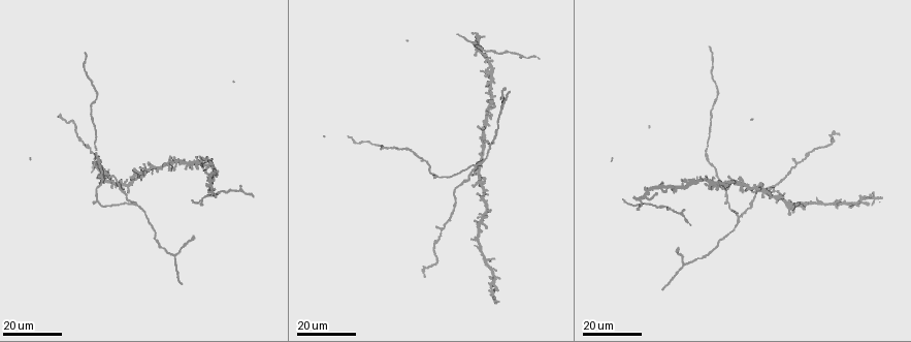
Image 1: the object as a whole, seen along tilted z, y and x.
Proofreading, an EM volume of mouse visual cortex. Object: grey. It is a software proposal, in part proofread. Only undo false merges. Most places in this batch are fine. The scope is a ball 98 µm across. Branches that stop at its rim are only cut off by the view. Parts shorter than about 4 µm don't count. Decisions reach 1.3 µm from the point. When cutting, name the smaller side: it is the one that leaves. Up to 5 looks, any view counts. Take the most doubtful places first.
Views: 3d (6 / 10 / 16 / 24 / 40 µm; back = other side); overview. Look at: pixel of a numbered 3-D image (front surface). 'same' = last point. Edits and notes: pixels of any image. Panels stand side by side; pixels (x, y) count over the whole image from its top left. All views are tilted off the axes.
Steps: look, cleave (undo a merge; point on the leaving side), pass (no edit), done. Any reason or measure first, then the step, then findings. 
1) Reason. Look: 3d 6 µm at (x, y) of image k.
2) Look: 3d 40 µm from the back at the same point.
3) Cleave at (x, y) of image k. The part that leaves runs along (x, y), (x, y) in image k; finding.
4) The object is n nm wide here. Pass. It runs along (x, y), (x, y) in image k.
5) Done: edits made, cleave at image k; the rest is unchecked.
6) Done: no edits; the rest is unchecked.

A fork. Look: 3d 24 µm at (137, 206) of image 1.

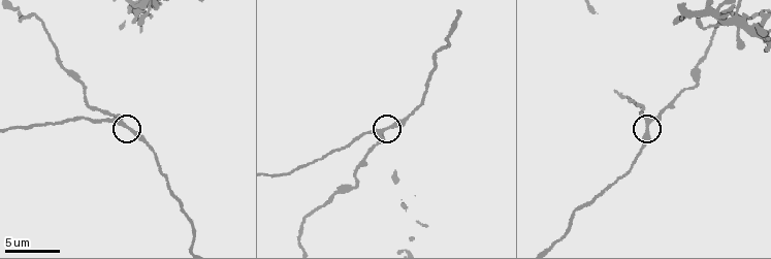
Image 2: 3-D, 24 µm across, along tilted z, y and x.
Zoom in. Look: 3d 6 µm at (119, 124) of image 2.

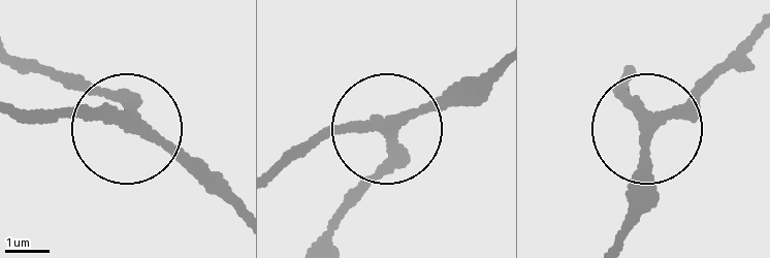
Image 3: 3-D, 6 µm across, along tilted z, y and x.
The side arm is 43 µm long. Pass. One cell here.

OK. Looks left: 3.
Branch point. Look: 3d 24 µm at (176, 256) of image 1.

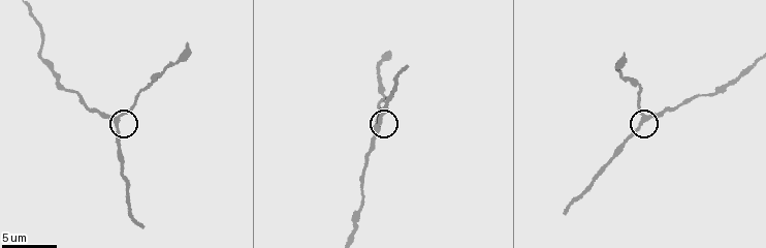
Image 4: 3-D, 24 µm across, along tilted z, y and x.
Closer look. Look: 3d 10 µm at (376, 126) of image 4.

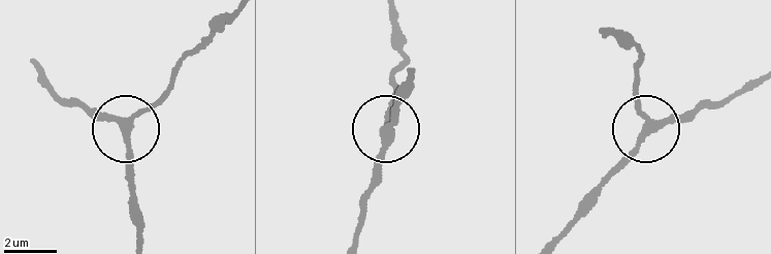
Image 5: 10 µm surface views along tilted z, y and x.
The object is 260 nm wide here. Pass. One cell here.

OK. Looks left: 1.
Done: no edits; the rest is unchecked.

